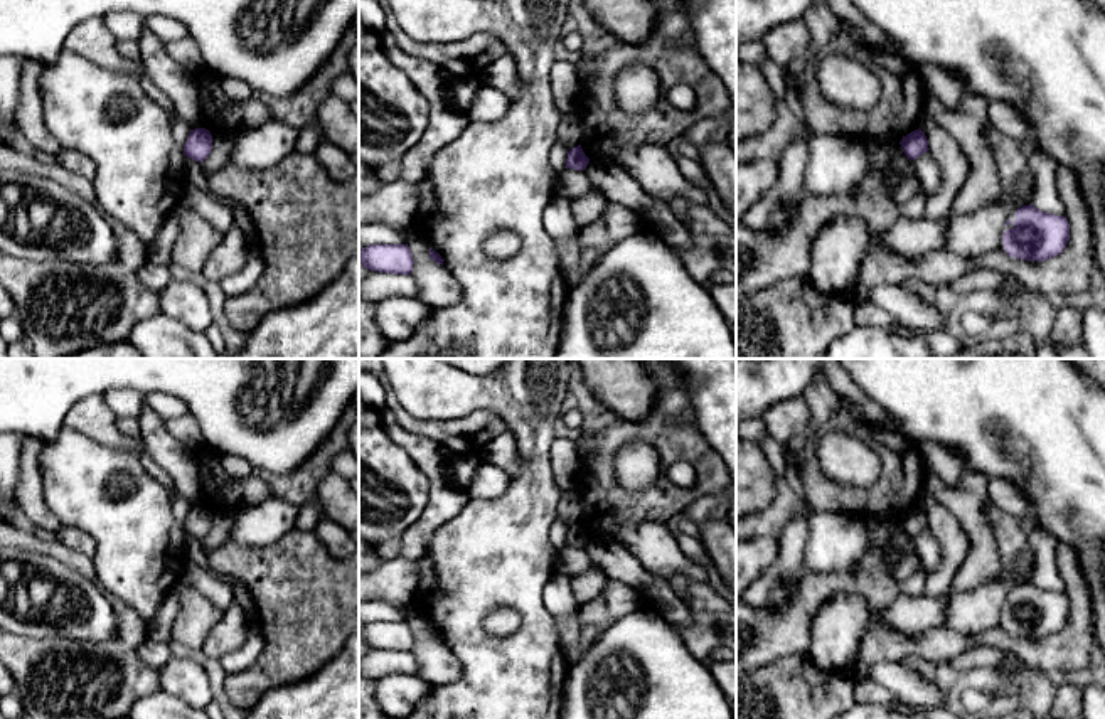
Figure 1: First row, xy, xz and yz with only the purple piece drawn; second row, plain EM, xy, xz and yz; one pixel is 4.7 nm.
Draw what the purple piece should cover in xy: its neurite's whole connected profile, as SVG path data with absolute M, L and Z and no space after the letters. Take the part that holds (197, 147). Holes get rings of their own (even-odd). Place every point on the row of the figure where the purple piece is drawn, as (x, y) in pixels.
M206 128L190 130L189 138L184 145L184 155L204 162L212 150L212 135Z

